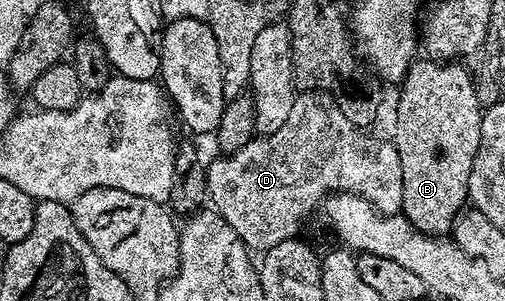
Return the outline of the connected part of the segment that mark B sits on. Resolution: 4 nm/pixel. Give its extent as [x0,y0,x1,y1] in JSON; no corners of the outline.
[391,59,483,235]

